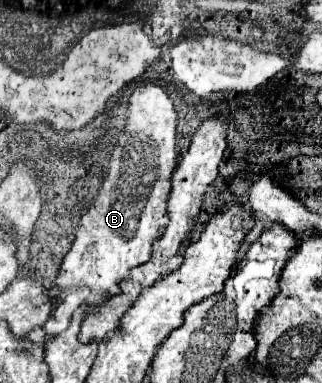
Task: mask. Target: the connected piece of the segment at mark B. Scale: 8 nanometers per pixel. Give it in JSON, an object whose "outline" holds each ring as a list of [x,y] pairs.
{"outline":[[[144,83],[132,91],[126,125],[110,155],[108,173],[92,207],[82,215],[76,239],[60,267],[56,279],[60,295],[56,309],[44,325],[48,331],[46,341],[68,327],[80,303],[88,303],[92,309],[106,297],[120,293],[118,283],[126,279],[136,265],[150,259],[152,243],[160,239],[160,231],[168,225],[166,199],[170,193],[170,175],[178,165],[176,125],[176,109],[160,85]]]}

